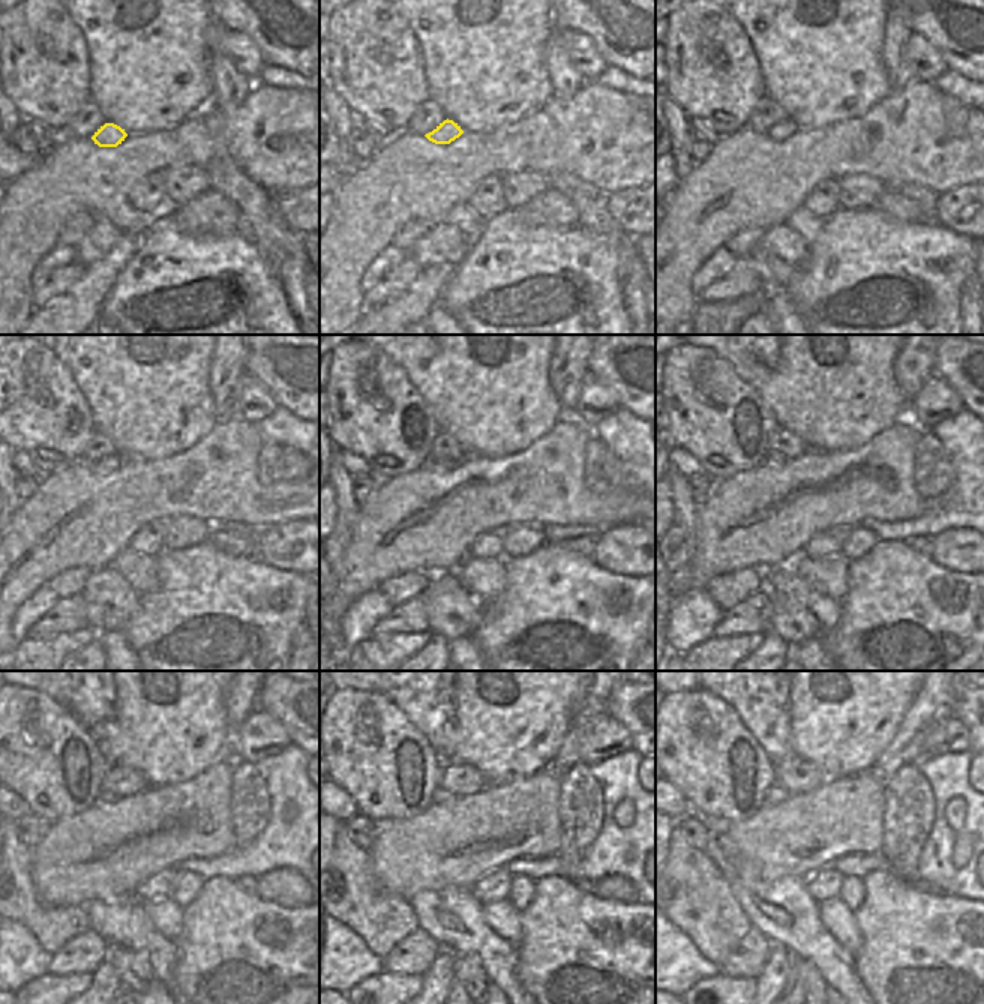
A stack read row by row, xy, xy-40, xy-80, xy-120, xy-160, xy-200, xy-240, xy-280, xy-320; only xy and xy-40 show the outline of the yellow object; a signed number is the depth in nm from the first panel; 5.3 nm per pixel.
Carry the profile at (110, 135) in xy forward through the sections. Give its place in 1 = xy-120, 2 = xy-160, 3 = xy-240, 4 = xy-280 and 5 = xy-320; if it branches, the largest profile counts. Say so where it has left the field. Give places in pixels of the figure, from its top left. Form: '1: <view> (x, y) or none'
1: xy-120 (108, 464)
2: xy-160 (440, 464)
3: xy-240 (105, 796)
4: xy-280 (440, 796)
5: xy-320 (776, 794)

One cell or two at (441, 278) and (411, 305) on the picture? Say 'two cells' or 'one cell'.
one cell

